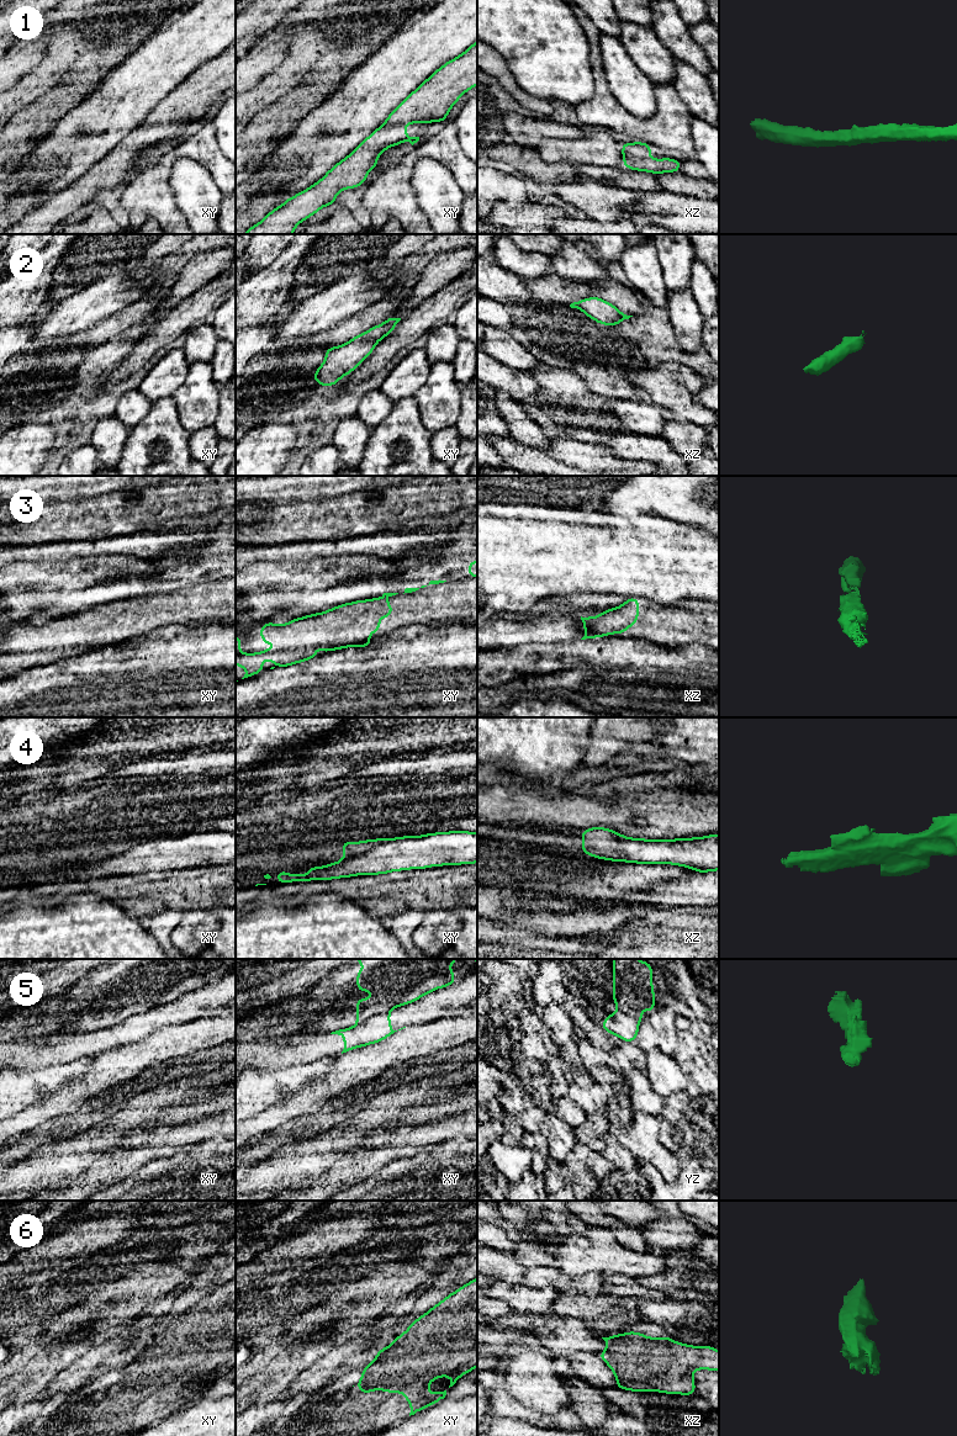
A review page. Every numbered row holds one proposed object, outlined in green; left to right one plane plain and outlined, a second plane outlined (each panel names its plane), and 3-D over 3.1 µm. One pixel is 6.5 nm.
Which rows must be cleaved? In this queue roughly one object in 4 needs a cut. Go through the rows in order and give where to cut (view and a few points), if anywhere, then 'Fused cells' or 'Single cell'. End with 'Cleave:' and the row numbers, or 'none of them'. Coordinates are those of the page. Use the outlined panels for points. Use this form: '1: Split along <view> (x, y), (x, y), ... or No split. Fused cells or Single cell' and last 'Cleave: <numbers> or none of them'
1: No split. Single cell
2: No split. Single cell
3: Split along xz (585, 630), (588, 630), (595, 637). Fused cells
4: No split. Single cell
5: Split along xy (390, 1010), (370, 1016), (357, 1024). Fused cells
6: No split. Single cell
Cleave: 3, 5

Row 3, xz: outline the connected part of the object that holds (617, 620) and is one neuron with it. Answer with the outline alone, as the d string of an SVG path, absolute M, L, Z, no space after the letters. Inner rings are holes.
M626 598L626 602L617 608L604 610L598 616L582 618L585 632L588 630L596 637L612 634L624 634L639 619L639 598Z

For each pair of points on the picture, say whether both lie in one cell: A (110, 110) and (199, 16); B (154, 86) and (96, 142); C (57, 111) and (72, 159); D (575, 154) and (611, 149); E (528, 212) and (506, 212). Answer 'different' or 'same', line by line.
A: same
B: same
C: different
D: same
E: same

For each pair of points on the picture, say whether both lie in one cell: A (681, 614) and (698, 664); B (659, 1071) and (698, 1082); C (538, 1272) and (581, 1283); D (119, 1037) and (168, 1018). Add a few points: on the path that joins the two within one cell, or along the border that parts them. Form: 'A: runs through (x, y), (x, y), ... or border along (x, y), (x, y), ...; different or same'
A: border along (706, 645), (662, 646); different
B: border along (687, 1075), (687, 1086), (666, 1098); different
C: runs through (549, 1276), (564, 1283), (570, 1283); same
D: runs through (131, 1031), (156, 1018); same

